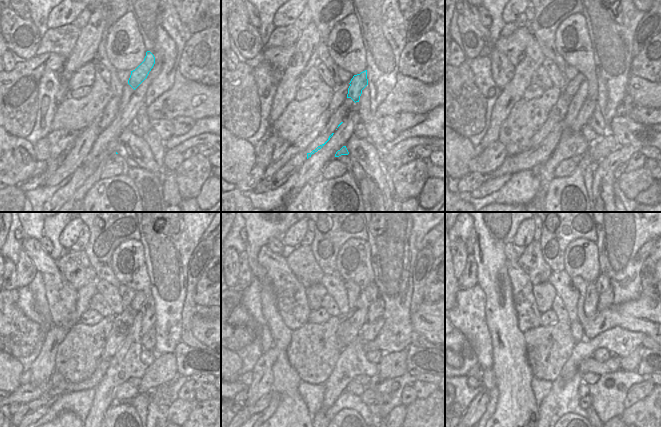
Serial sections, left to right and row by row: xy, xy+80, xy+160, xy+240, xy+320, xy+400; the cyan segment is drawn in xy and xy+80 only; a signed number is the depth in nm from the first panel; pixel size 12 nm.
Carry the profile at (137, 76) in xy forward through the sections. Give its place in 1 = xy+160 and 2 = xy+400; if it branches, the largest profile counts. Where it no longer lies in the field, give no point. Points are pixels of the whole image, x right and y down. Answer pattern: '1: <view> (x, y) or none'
1: xy+160 (562, 143)
2: xy+400 (590, 365)

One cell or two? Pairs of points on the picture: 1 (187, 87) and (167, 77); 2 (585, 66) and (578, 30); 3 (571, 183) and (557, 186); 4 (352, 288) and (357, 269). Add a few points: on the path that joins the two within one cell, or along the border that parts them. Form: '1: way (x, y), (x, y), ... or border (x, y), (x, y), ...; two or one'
1: border (178, 66), (173, 85), (157, 97); two
2: way (585, 57), (587, 49), (579, 39); one
3: way (568, 184), (560, 186); one
4: border (344, 280), (353, 280), (362, 288); two

